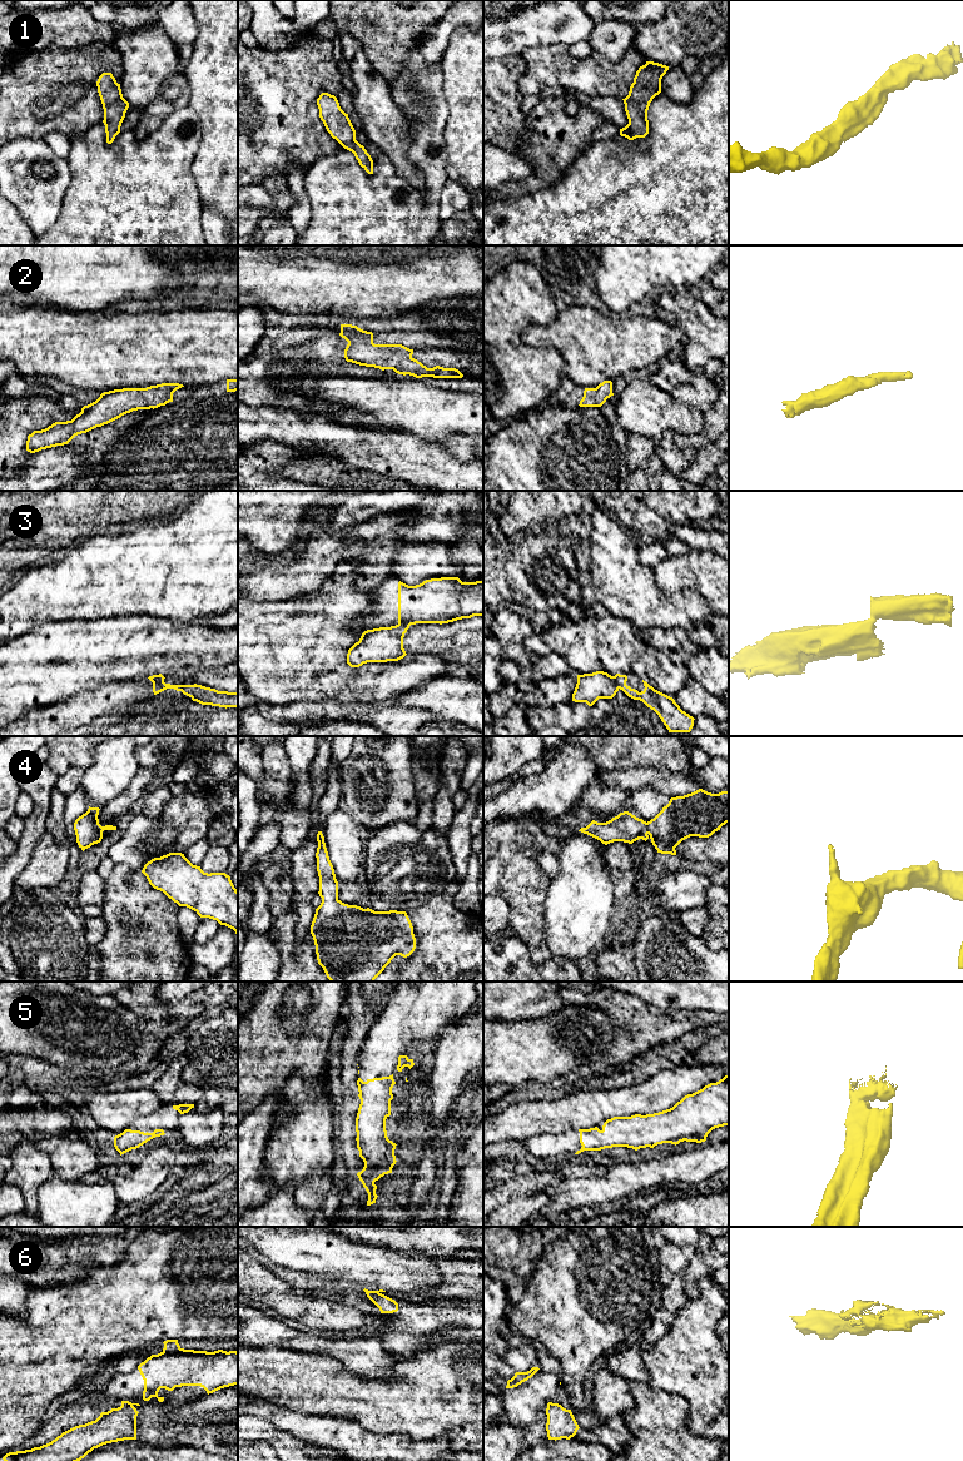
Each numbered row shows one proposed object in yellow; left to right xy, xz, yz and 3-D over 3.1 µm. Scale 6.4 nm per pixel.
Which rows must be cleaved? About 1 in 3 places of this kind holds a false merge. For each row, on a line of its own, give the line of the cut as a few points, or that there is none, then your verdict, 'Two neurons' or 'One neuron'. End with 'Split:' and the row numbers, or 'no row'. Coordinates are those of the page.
1: No split. One neuron
2: No split. One neuron
3: Split along xz (410, 624), (398, 625). Two neurons
4: No split. One neuron
5: No split. One neuron
6: Split along xy (132, 1404), (122, 1406). Two neurons
Split: 3, 6

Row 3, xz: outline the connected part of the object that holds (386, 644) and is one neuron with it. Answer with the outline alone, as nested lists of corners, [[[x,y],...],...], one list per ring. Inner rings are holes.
[[[396,625],[367,630],[362,633],[347,654],[347,664],[359,667],[367,662],[398,661],[407,654],[403,648],[403,637],[411,625]]]

